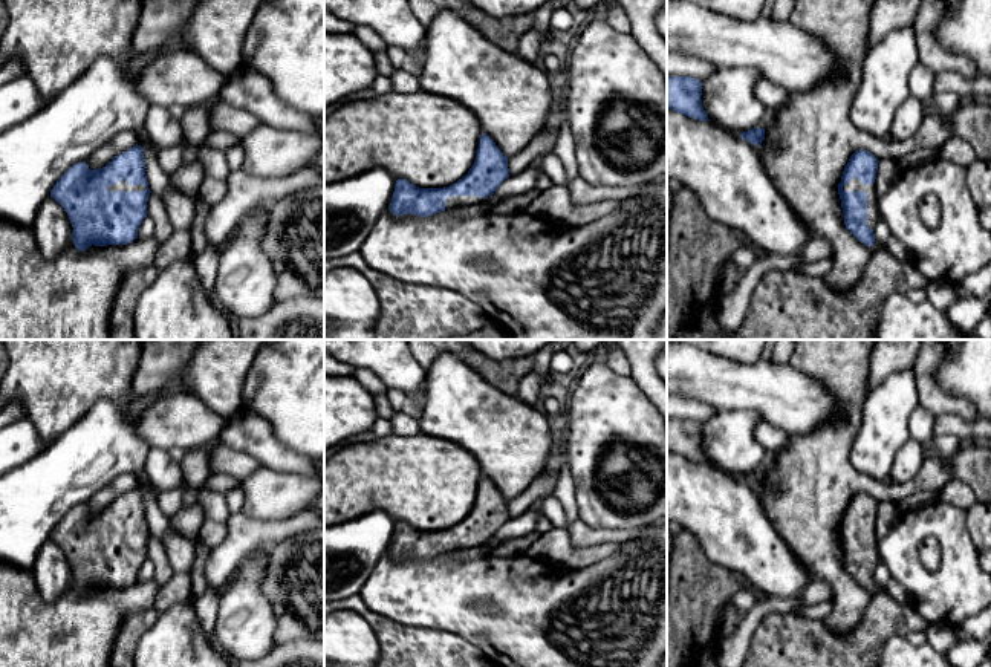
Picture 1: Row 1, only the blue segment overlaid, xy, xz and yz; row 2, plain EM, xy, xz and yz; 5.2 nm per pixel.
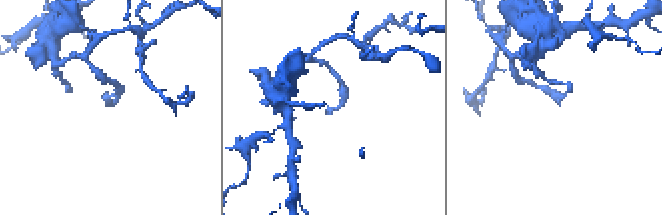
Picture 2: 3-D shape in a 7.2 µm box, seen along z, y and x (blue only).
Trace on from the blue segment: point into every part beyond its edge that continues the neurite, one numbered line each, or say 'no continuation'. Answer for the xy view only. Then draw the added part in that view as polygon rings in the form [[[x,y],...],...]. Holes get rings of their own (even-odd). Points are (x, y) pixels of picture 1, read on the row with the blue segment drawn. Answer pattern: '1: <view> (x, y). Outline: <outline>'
1: xy (121, 185). Outline: [[[121,179],[116,185],[109,185],[109,191],[144,191],[145,185],[128,185],[124,179]]]

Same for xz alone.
1: xz (454, 202). Outline: [[[451,196],[445,200],[445,211],[459,210],[462,207],[482,205],[485,199],[480,196]]]

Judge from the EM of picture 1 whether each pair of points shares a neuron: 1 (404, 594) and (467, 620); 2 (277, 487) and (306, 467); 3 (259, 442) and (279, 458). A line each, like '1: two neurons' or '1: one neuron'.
1: one neuron
2: two neurons
3: one neuron

